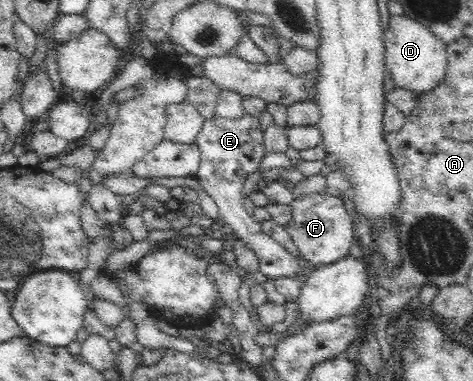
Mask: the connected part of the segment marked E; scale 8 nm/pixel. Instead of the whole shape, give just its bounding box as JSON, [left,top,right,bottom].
[193,113,301,281]

